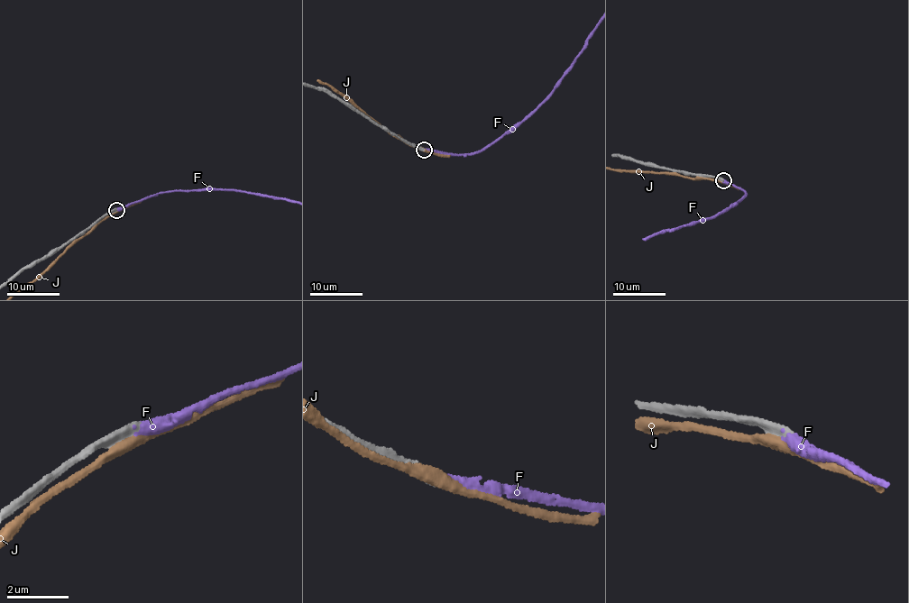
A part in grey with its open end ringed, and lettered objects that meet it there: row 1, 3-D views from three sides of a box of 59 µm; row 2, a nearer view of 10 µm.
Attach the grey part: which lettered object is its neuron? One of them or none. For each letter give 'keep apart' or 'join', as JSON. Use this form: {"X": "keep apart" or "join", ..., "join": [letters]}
{"F": "join", "J": "keep apart", "join": ["F"]}

